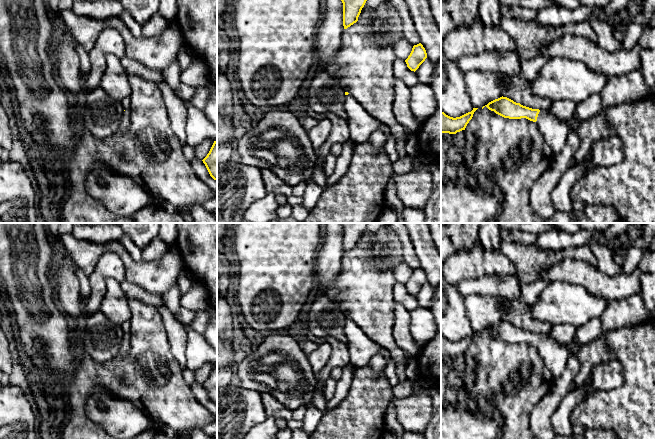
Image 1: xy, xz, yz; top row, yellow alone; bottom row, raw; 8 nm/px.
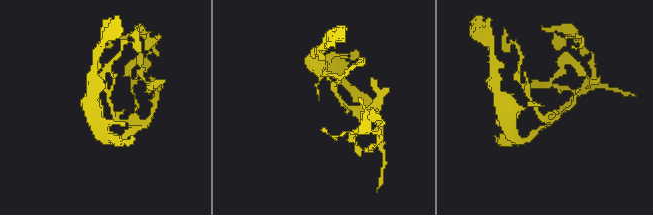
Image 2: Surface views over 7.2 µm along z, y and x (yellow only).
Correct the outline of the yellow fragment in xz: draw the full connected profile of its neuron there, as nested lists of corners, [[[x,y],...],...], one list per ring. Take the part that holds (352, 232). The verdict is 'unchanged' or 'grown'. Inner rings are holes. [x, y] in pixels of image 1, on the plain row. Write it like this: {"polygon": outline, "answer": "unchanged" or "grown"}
{"polygon": [[[341,223],[343,227],[343,250],[347,253],[358,245],[367,223]]], "answer": "unchanged"}

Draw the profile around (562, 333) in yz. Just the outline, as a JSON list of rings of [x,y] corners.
[[[568,323],[554,324],[552,330],[546,335],[558,343],[571,343],[576,339],[577,327]]]

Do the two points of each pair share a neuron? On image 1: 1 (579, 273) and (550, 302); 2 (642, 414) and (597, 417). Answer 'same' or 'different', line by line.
1: different
2: same

